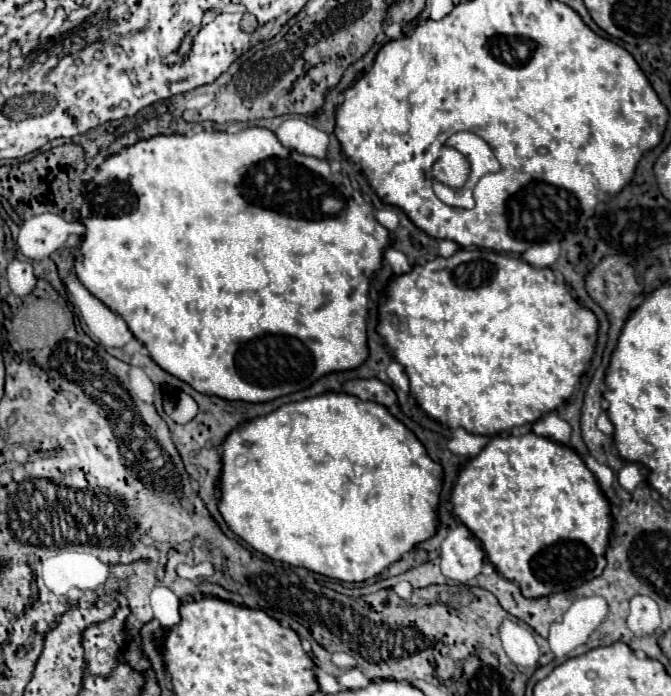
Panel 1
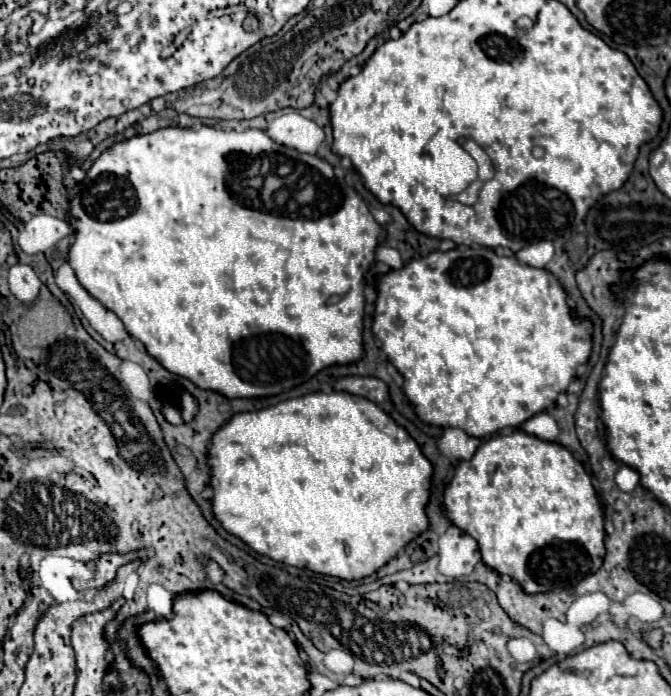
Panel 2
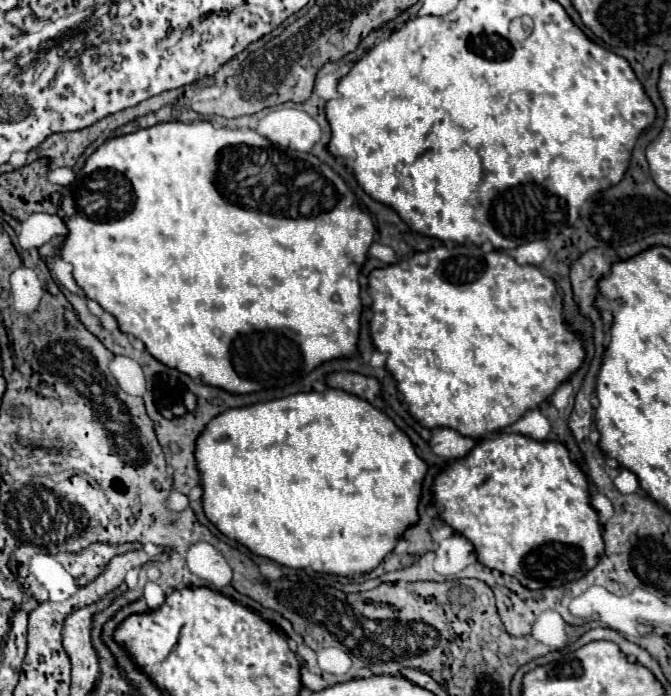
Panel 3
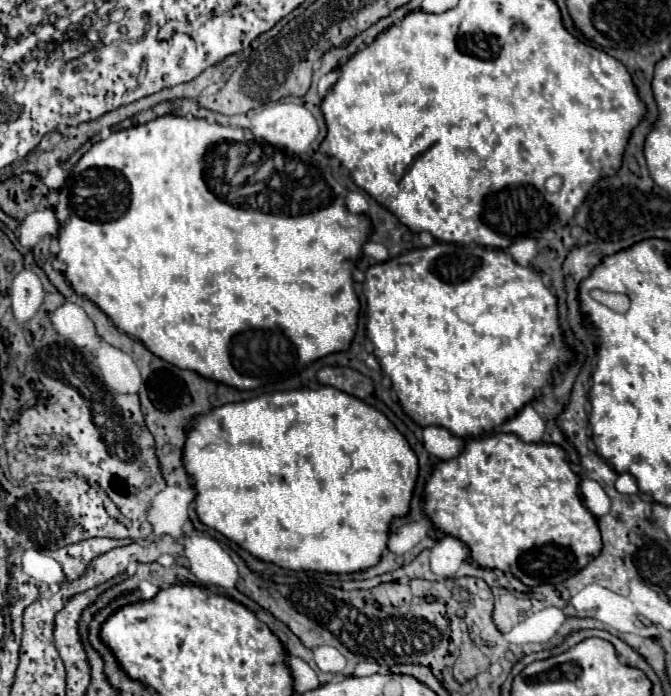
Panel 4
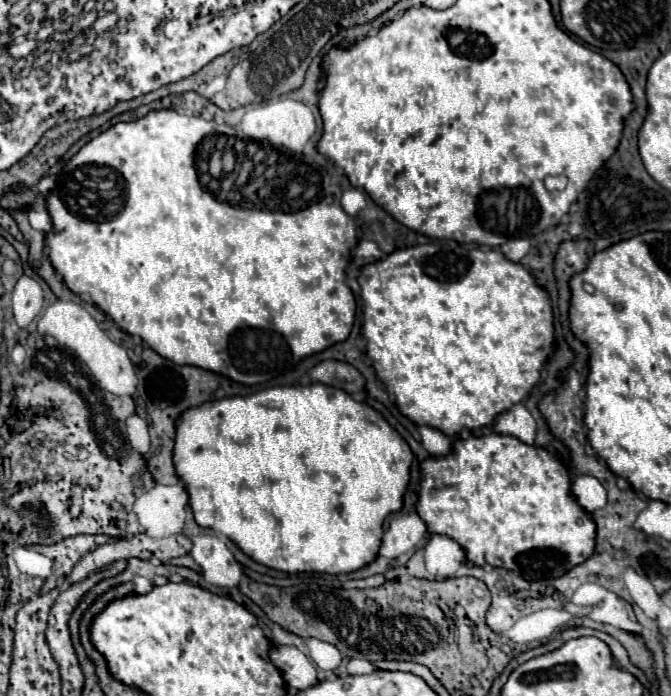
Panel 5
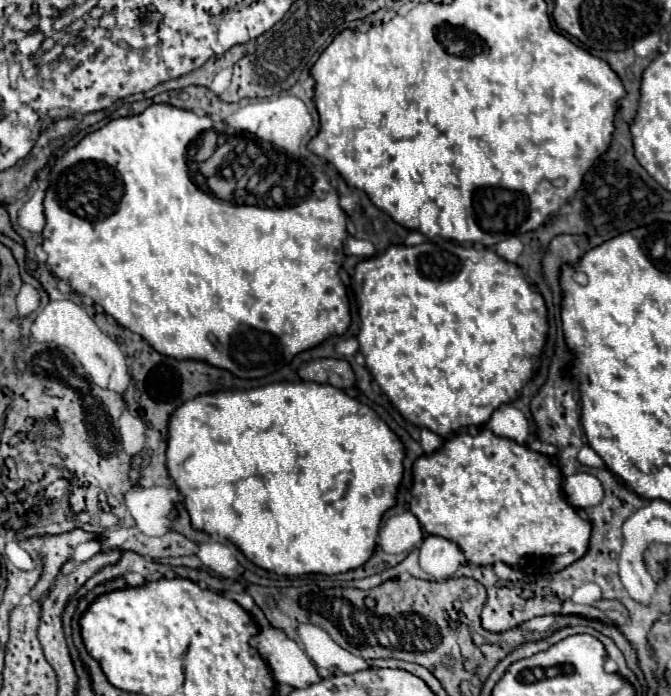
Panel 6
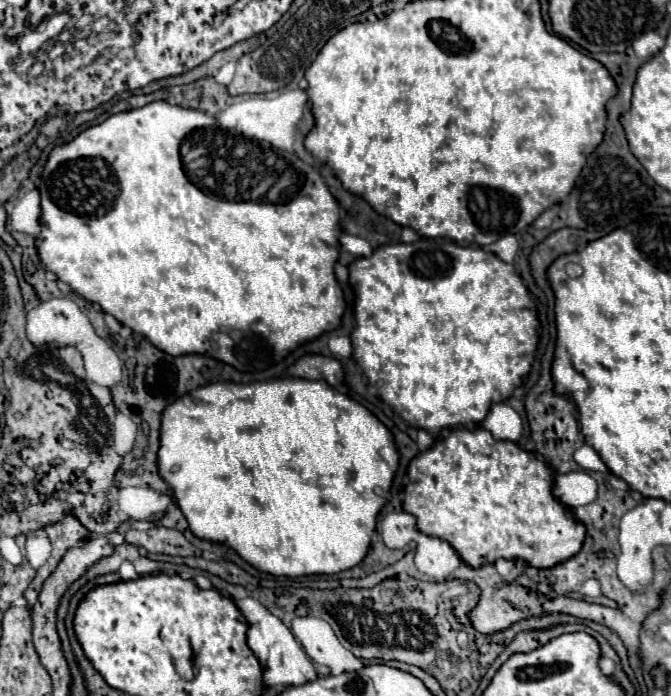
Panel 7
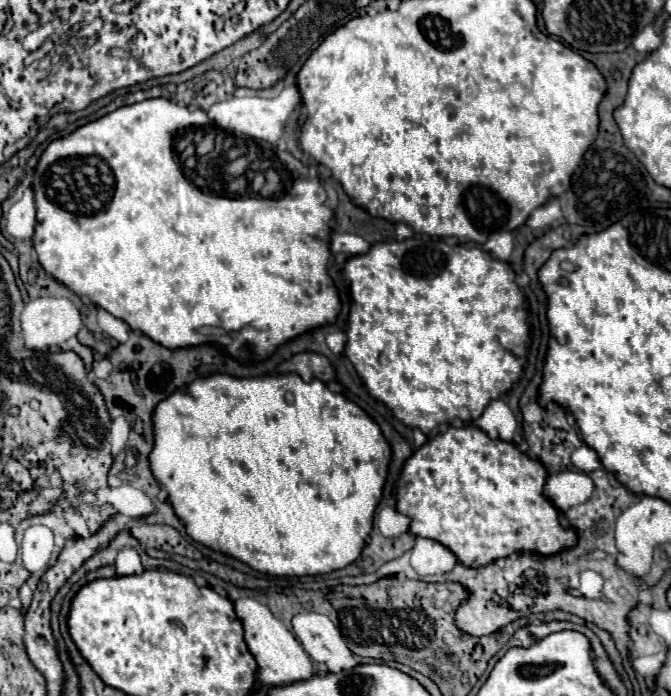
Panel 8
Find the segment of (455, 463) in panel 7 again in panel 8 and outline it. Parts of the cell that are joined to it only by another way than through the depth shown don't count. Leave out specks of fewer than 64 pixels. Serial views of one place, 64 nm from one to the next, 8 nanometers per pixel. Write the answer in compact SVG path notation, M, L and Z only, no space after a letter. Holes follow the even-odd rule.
M470 424L460 428L450 426L446 432L430 436L426 444L404 462L396 488L396 510L410 518L408 532L440 542L468 568L486 566L514 552L538 552L548 556L574 546L576 532L560 526L558 510L542 494L546 476L546 468L538 460L522 454L512 442L492 440L486 432Z

